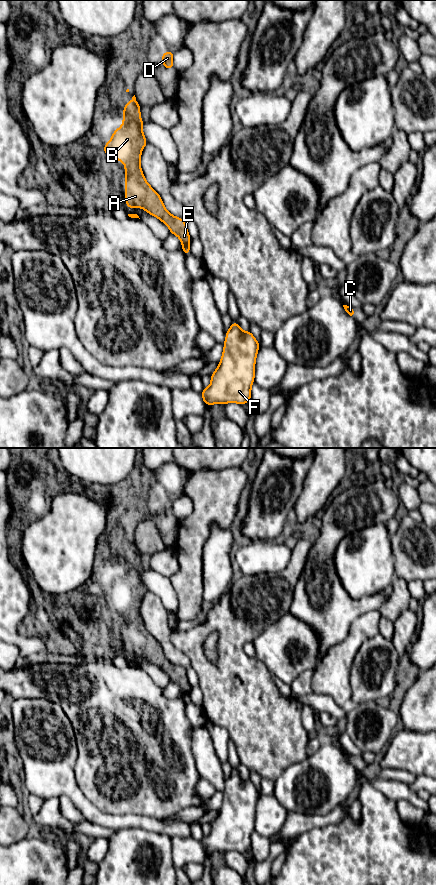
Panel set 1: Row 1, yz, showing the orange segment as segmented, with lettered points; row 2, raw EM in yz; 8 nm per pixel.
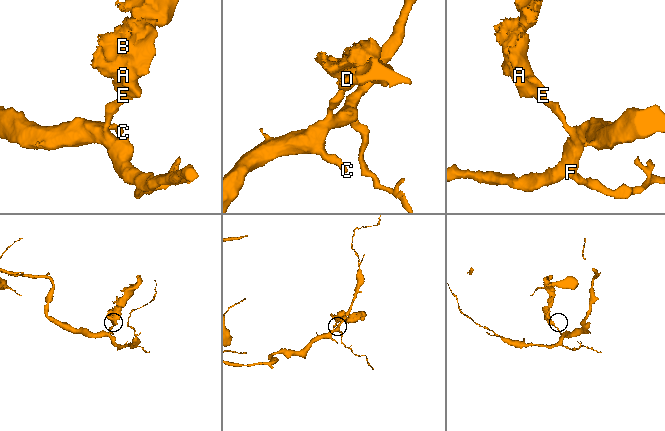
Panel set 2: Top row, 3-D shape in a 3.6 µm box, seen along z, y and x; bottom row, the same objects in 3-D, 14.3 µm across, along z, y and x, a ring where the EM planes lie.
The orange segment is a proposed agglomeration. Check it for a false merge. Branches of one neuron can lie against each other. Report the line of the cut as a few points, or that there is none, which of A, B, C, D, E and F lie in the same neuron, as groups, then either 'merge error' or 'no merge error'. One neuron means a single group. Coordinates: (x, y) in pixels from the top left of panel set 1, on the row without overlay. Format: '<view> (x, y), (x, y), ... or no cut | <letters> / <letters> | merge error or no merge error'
yz (188, 693), (182, 695) | A B D E / C F | merge error

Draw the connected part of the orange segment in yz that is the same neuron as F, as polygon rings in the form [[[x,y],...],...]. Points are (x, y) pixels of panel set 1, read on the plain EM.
[[[233,769],[226,780],[224,797],[218,816],[211,823],[211,832],[201,843],[204,853],[224,853],[251,849],[251,834],[255,825],[255,809],[259,790],[251,779],[244,780]]]

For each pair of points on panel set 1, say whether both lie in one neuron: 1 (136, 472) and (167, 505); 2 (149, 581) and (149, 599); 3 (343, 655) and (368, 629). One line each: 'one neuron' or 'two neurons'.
1: one neuron
2: two neurons
3: one neuron

